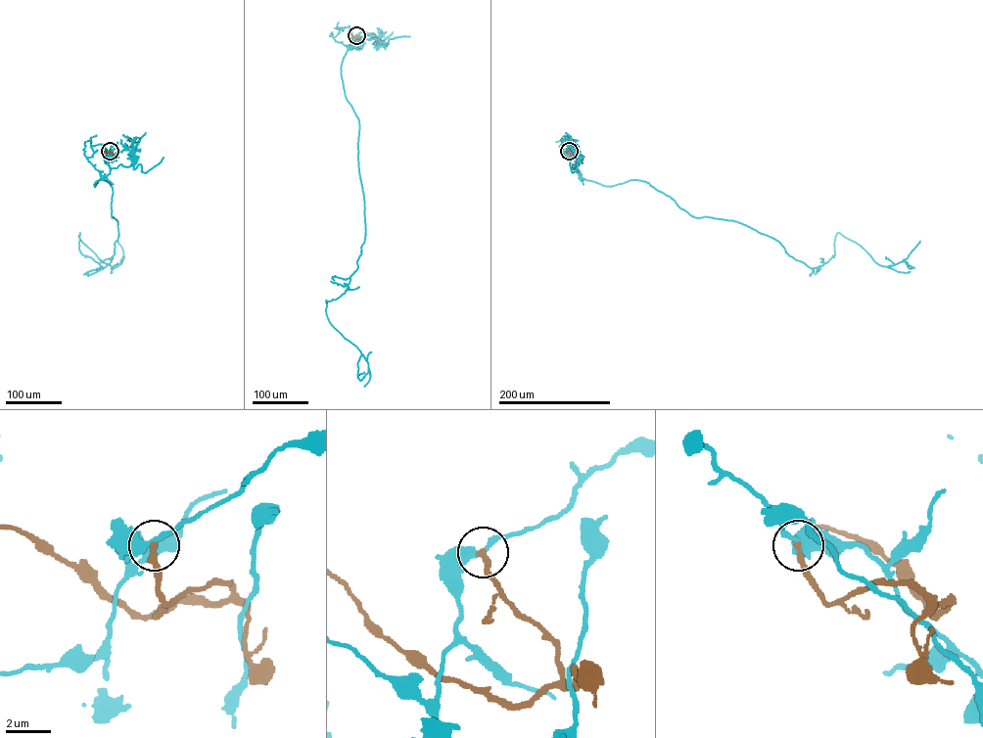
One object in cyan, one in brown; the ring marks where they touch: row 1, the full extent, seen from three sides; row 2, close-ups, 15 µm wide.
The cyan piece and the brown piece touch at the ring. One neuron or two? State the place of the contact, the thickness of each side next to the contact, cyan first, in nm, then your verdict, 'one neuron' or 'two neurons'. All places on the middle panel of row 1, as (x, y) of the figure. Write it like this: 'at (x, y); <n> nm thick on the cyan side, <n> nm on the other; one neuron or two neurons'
at (356, 35); 380 nm thick on the cyan side, 280 nm on the other; two neurons

